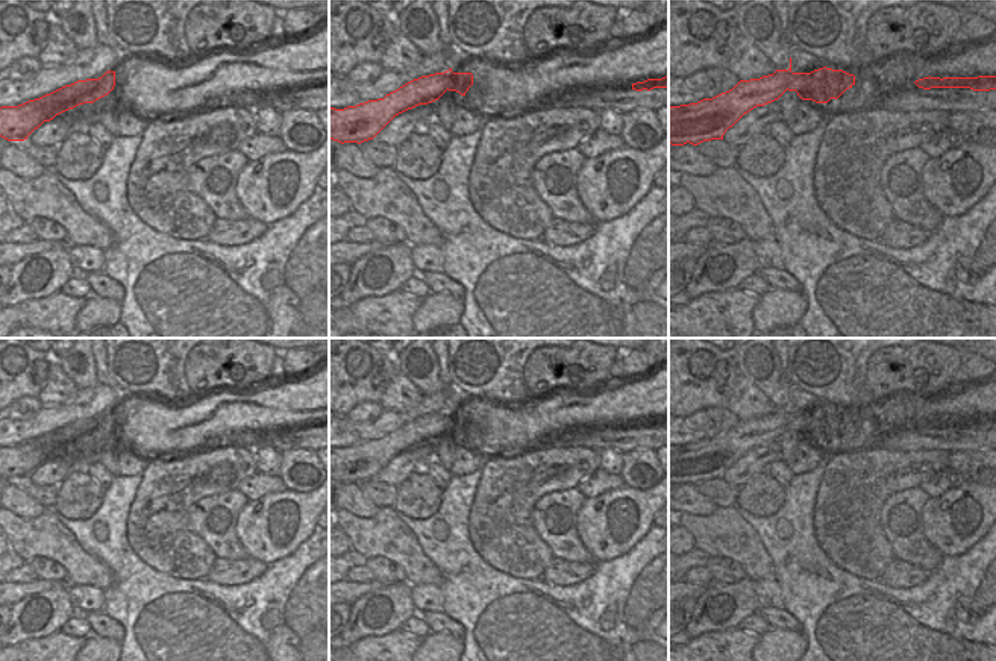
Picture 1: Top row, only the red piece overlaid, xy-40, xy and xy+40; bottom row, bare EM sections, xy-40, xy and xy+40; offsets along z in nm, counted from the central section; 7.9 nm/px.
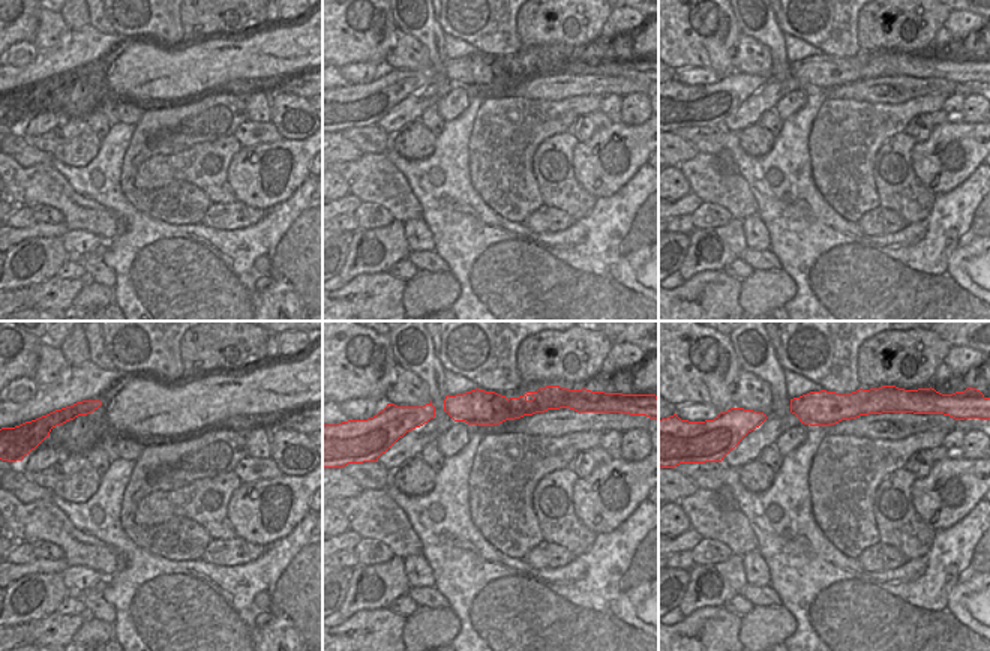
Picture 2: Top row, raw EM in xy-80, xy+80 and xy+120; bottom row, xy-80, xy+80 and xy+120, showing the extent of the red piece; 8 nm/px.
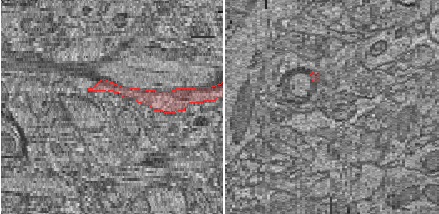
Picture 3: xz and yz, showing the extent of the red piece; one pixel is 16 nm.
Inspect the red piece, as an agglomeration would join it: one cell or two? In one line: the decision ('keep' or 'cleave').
keep

